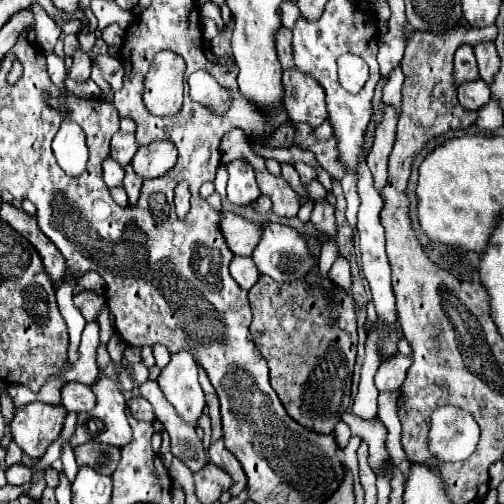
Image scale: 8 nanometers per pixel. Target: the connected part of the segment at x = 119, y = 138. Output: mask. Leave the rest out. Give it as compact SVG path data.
M116 132L112 136L112 142L110 142L110 156L120 164L120 166L126 166L132 162L134 154L138 150L138 144L134 140L134 134L124 134L124 132Z

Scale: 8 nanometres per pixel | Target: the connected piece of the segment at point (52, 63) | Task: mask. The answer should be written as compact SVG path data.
M46 54L46 64L48 64L48 74L50 74L52 82L64 90L64 76L66 76L64 60L58 58L56 54Z

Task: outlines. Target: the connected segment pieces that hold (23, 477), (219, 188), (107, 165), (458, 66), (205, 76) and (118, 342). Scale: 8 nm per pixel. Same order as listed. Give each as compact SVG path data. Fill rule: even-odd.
M14 464L6 470L6 478L8 478L8 484L22 486L22 484L28 484L32 480L32 470L24 464Z
M220 164L213 183L215 184L215 191L218 192L222 198L226 198L227 181L228 173L226 166Z
M108 156L102 164L102 178L106 182L108 188L114 188L114 186L120 186L120 180L124 178L124 170Z
M464 44L456 50L454 54L454 86L460 88L466 82L478 80L478 68L476 68L476 58L472 52L472 46Z
M205 70L191 74L188 79L190 97L217 115L224 114L232 99L228 90L222 88Z
M112 334L112 338L110 338L110 342L108 342L106 350L108 350L108 354L110 354L110 358L112 358L112 362L114 362L114 364L120 364L124 348L126 348L126 342L124 342L118 334Z

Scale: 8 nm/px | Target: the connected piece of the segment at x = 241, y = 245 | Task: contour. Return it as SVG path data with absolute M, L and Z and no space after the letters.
M224 212L222 232L224 232L224 238L226 238L228 248L230 248L234 254L252 256L254 248L256 248L258 242L260 242L262 228L260 228L260 224L246 222L246 220L240 218L238 214Z

